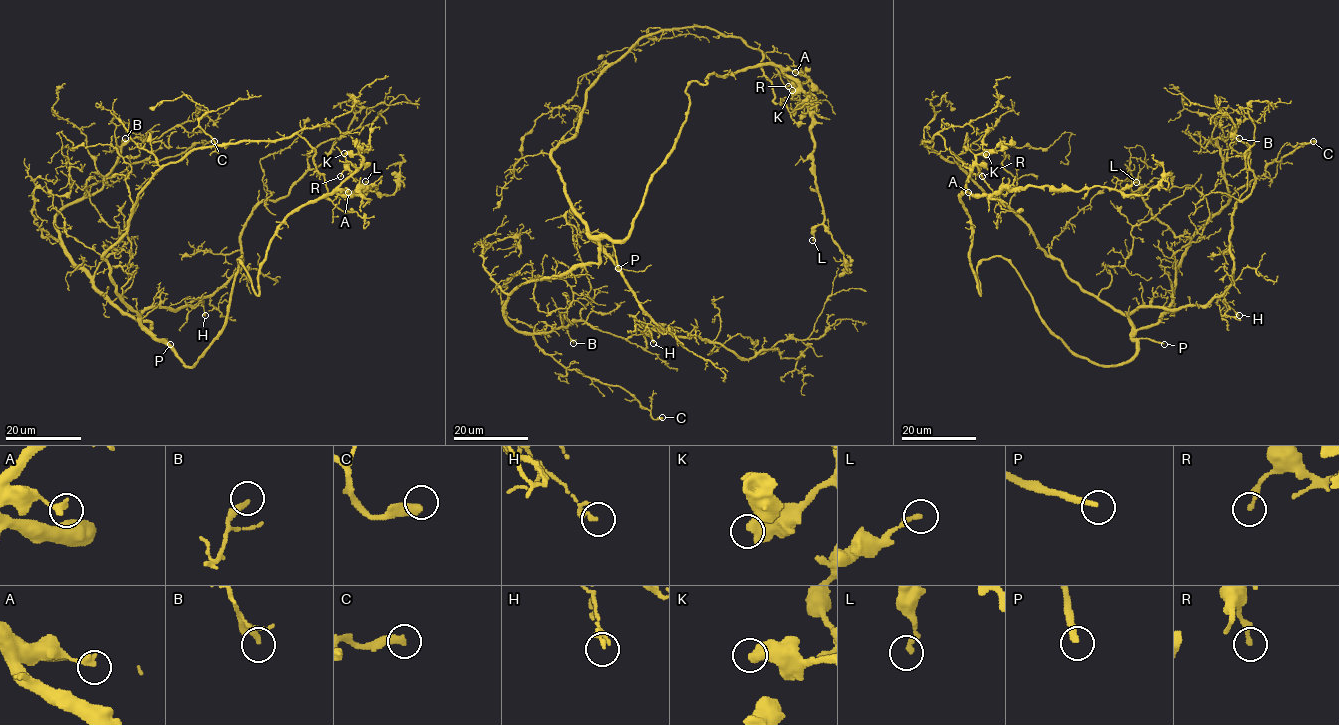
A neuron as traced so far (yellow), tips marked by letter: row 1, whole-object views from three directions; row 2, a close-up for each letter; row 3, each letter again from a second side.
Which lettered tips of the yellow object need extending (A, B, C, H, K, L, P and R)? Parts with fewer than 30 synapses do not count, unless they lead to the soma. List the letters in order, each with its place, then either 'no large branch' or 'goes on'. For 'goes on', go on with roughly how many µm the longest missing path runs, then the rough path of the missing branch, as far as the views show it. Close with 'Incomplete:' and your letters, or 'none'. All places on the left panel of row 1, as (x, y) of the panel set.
A: at (348, 192); no large branch
B: at (125, 138); no large branch
C: at (214, 141); goes on; about 45 µm are missing; missing branch runs (214, 141), (232, 134), (275, 134), (293, 127), (336, 119), (340, 111), (336, 106)
H: at (205, 315); no large branch
K: at (344, 153); no large branch
L: at (365, 181); no large branch
P: at (170, 344); goes on; about 150 µm are missing; missing branch runs (170, 344), (211, 327), (258, 269), (263, 248), (240, 96), (258, 86), (257, 113)
R: at (340, 176); no large branch
Incomplete: C, P

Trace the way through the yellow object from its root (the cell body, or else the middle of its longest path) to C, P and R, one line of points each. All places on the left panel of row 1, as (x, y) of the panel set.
C: (188, 366), (154, 337), (148, 321), (123, 314), (95, 287), (64, 246), (55, 216), (132, 164), (214, 141)
P: (188, 366), (170, 344)
R: (188, 366), (222, 330), (238, 259), (258, 295), (275, 231), (361, 165), (340, 176)

